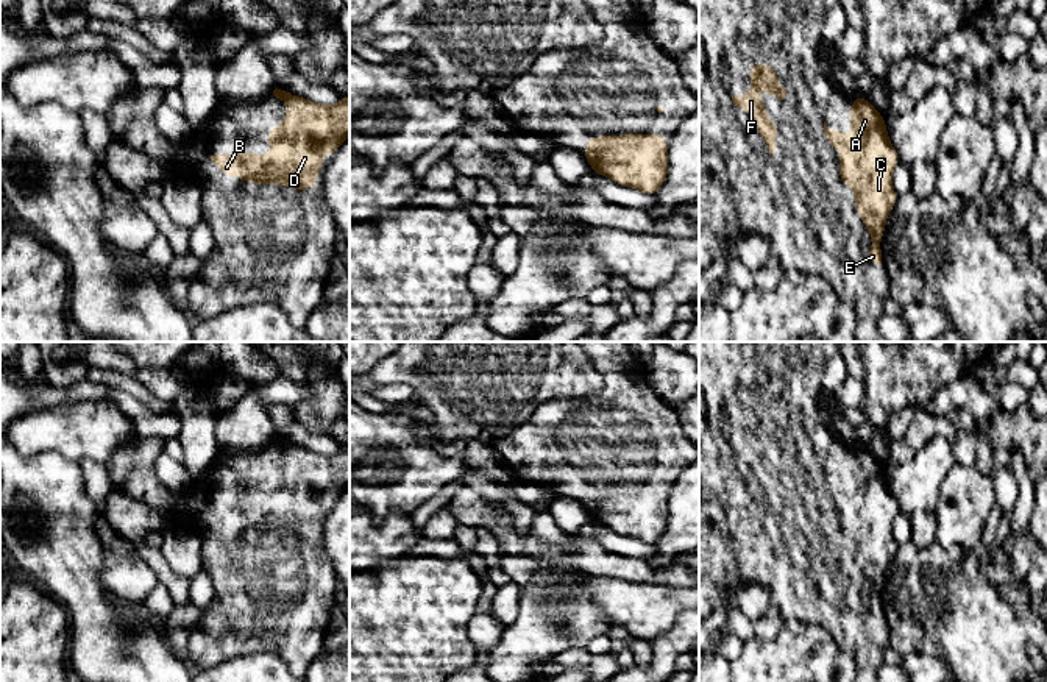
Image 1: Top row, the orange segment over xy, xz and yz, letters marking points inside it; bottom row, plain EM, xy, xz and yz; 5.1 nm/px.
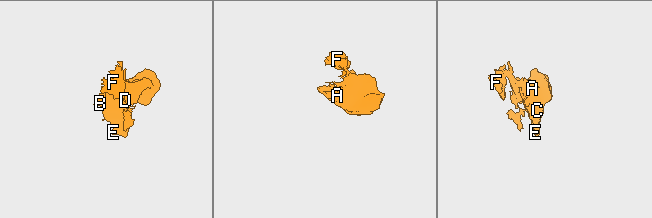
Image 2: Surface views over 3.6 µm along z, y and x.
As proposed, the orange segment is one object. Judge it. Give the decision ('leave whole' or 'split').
leave whole

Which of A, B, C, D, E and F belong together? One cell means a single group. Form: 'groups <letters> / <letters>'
groups A B C D E F

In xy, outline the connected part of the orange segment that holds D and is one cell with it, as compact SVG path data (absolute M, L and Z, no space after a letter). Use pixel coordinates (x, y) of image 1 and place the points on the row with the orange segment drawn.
M275 89L290 112L267 133L267 147L281 155L211 155L222 175L236 175L242 183L289 186L296 192L315 189L317 172L323 170L323 153L332 153L350 136L350 95L334 106L318 105L290 92Z

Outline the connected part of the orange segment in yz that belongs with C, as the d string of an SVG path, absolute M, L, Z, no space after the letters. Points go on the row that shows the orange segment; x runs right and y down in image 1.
M852 97L852 140L846 140L843 130L829 130L824 122L824 133L830 148L844 148L836 155L839 179L855 192L855 211L872 236L869 259L882 265L882 239L885 222L897 201L893 187L893 170L900 164L897 150L893 147L885 117L863 97Z

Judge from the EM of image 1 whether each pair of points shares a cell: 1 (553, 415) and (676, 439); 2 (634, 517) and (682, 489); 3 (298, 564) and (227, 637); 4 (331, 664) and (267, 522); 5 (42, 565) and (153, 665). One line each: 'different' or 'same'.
1: same
2: different
3: same
4: different
5: same

